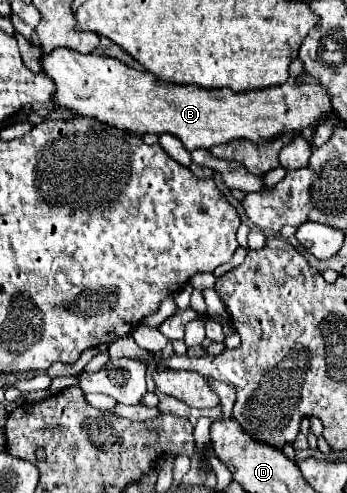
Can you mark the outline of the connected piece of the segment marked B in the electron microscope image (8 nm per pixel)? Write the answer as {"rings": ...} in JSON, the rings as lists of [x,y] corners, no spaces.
{"rings":[[[67,48],[43,54],[41,68],[55,84],[55,106],[67,108],[79,116],[97,118],[99,122],[107,122],[137,136],[147,132],[173,134],[187,150],[213,148],[237,138],[253,142],[271,140],[293,130],[303,130],[331,110],[325,88],[305,74],[301,76],[301,84],[289,78],[281,86],[251,92],[233,92],[229,88],[207,90],[161,82],[155,74],[133,70],[117,58],[93,52],[81,54]]]}

